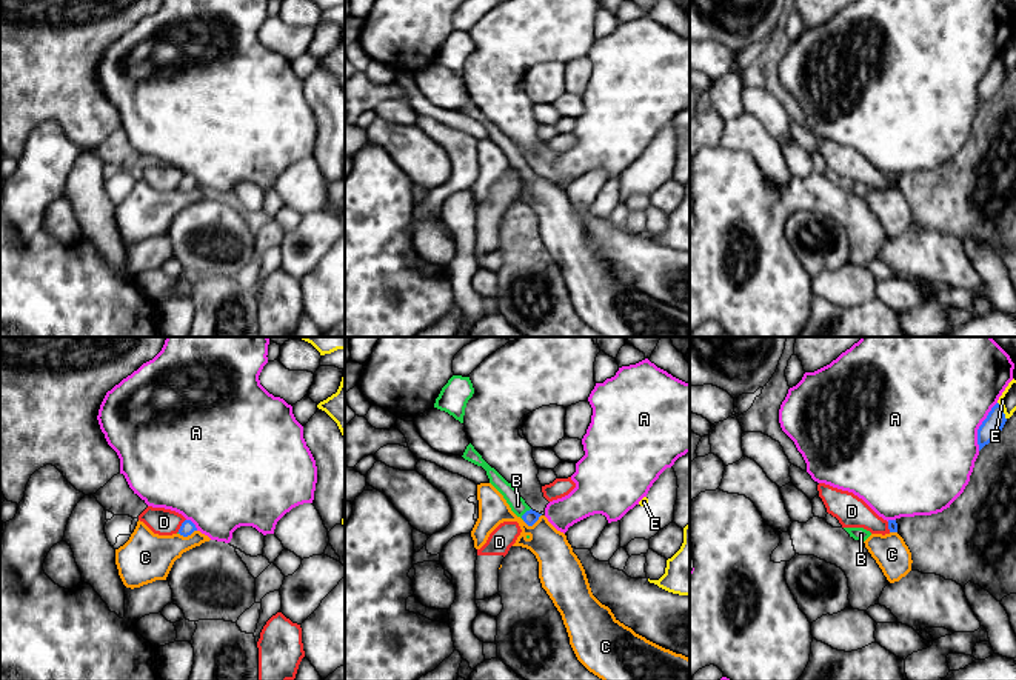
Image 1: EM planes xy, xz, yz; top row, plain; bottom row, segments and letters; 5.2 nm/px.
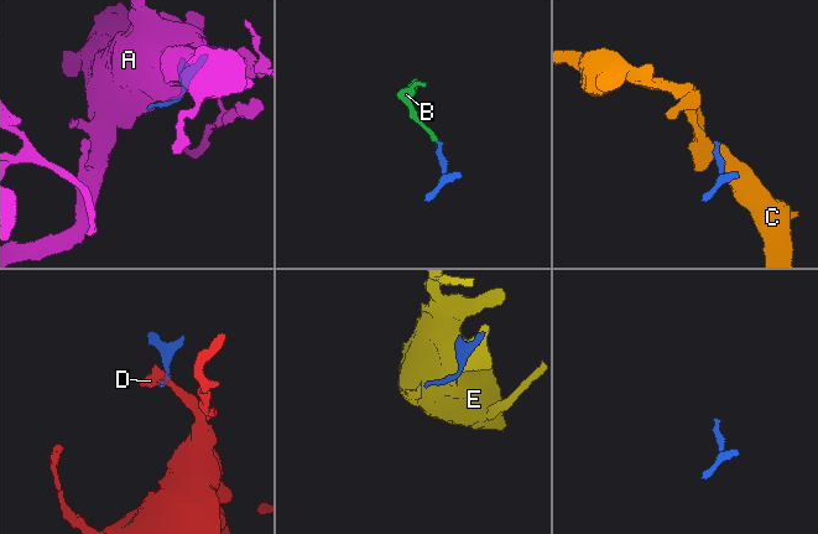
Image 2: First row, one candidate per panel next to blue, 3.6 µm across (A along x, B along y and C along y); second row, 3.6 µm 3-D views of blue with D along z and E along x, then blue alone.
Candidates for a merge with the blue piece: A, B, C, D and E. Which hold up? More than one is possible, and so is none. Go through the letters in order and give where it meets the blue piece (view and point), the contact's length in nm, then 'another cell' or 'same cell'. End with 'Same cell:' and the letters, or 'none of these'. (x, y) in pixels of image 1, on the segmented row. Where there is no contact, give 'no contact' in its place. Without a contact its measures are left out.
A: yz (979, 426) | 280 nm | another cell
B: xz (524, 514) | 80 nm | same cell
C: xz (531, 525) | 110 nm | another cell
D: xy (182, 525) | 80 nm | another cell
E: yz (1002, 411) | 100 nm | another cell
Same cell: B

